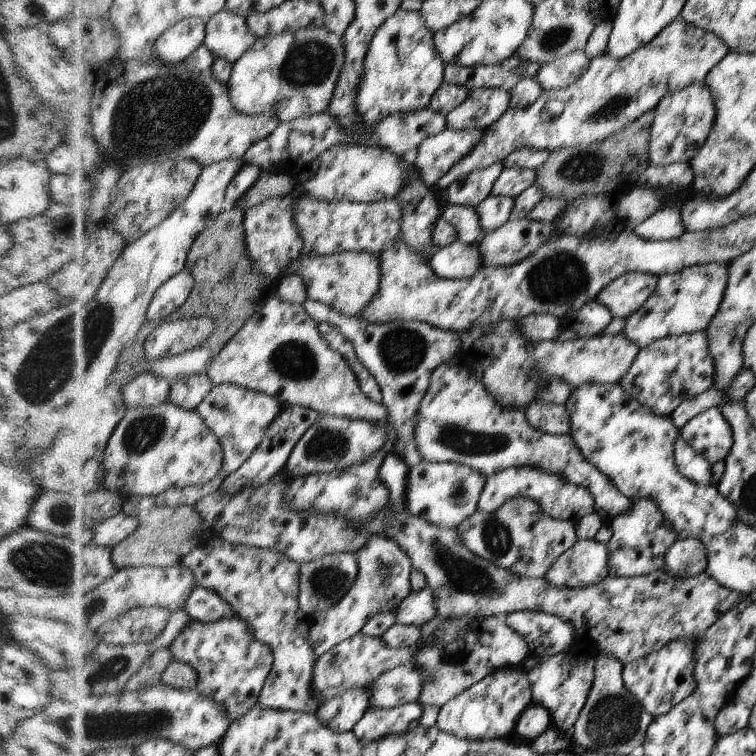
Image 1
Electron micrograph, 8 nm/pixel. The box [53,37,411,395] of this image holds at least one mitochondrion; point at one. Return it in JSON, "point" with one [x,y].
{"point":[158,116]}

